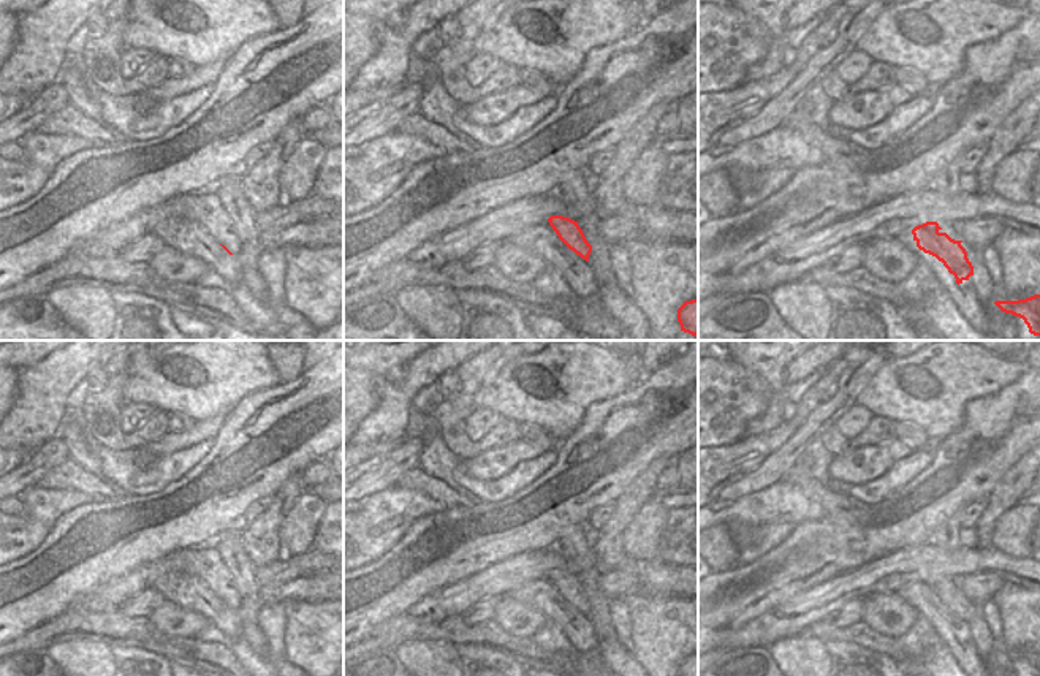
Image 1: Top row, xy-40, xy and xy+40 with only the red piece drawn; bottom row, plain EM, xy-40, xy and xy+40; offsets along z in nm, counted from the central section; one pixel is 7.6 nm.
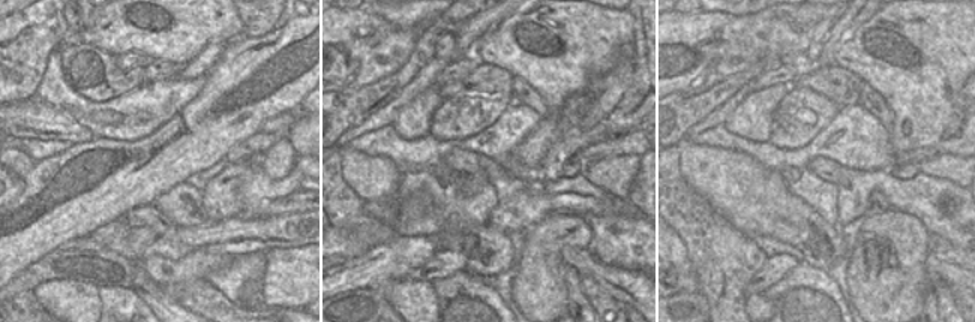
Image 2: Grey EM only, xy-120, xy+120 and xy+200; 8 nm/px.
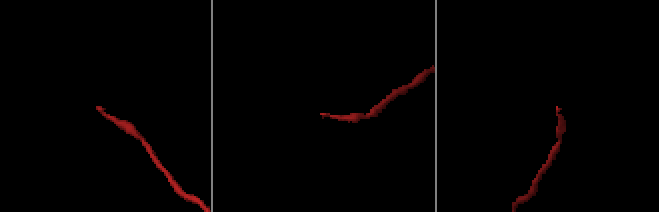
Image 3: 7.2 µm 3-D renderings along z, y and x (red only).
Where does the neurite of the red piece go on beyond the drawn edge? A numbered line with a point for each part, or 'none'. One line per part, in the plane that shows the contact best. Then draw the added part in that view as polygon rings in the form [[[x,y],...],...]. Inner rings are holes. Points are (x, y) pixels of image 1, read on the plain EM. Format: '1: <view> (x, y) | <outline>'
1: xy-40 (204, 564) | [[[185,548],[173,553],[179,572],[198,578],[218,598],[225,600],[233,610],[241,603],[234,581],[220,553],[214,548]]]

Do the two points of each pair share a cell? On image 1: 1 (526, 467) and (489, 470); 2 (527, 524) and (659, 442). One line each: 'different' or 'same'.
1: different
2: same

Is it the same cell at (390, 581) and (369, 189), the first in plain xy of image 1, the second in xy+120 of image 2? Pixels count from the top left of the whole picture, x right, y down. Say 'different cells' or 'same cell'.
different cells

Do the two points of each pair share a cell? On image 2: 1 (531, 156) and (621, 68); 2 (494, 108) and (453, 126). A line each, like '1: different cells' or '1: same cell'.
1: same cell
2: same cell

